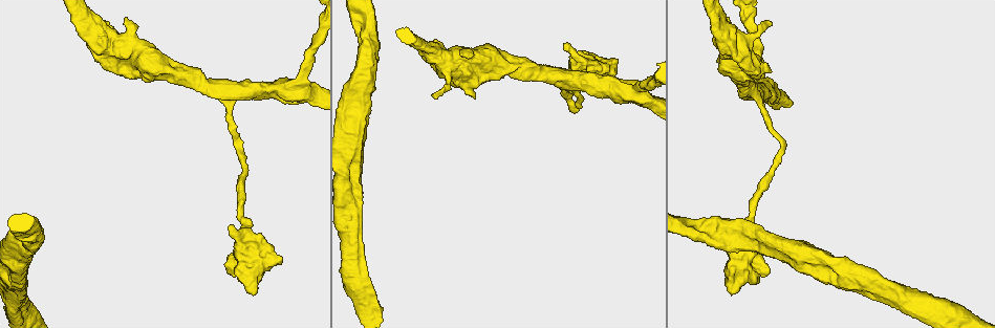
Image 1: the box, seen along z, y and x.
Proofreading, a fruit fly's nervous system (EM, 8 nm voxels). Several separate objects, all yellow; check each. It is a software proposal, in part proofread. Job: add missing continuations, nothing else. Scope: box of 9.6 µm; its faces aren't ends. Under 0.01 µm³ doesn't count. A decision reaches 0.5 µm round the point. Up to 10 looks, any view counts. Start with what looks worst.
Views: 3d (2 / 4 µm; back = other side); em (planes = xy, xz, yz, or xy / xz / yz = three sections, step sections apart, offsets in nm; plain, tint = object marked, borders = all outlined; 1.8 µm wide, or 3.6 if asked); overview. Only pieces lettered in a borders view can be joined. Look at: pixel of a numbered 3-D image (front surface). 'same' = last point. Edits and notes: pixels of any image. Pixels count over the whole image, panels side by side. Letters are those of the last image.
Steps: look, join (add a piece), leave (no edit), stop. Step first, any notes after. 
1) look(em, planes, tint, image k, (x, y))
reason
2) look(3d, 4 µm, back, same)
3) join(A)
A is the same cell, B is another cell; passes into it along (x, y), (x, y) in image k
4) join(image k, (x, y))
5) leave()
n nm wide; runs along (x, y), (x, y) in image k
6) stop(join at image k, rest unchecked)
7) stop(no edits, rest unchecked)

look(em, xy, step 16, tint, image 1, (771, 71))
branch stops here

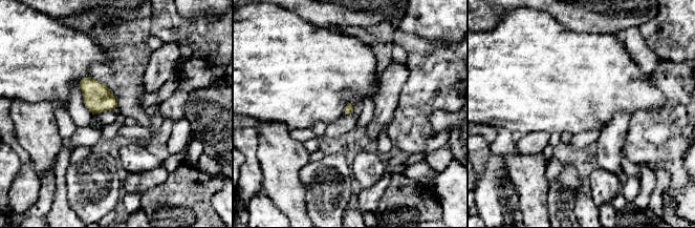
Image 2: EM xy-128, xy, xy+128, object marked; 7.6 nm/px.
look(em, planes, borders, same)
cut it another way

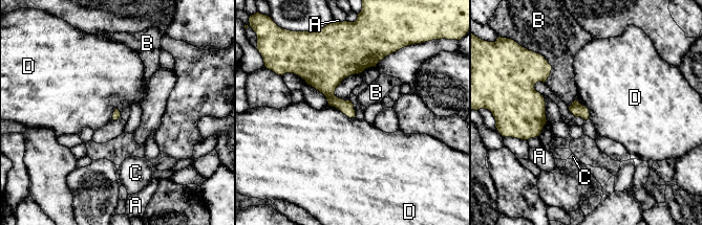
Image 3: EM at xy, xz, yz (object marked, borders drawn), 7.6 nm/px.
leave()
A, B, C and D are other cells; none of them fits

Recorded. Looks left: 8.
look(3d, 2 µm, image 1, (462, 56))
branch stops here

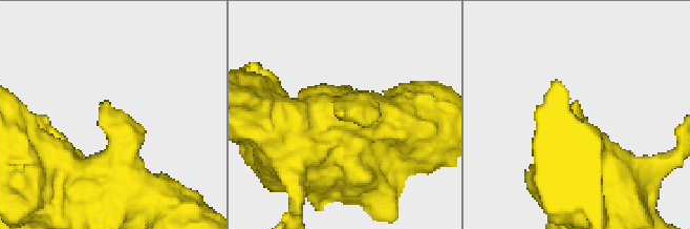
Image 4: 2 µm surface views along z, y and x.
look(em, xy, step 4, tint, image 4, (579, 107))
shape alone is not enough

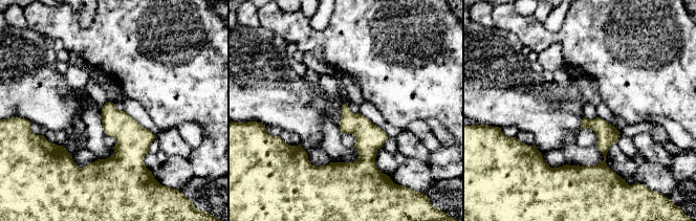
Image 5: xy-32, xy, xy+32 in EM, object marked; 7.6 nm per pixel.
look(em, planes, borders, same)

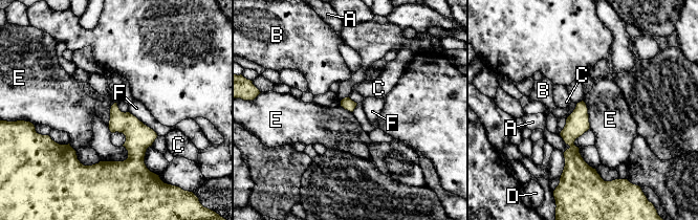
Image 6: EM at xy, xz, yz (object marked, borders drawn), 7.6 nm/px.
leave()
A, B, C, D, E and F are other cells; runs along (582, 104), (571, 131), (580, 172) in image 6; none of them fits

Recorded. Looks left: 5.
look(em, 3.6 µm, planes, tint, image 1, (768, 272))
thick end

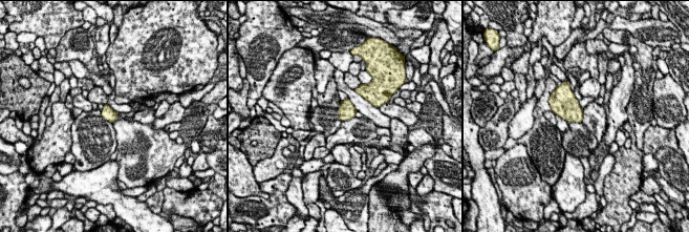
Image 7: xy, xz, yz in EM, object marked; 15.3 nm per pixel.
look(em, 3.6 µm, planes, borders, same)
what lies round it

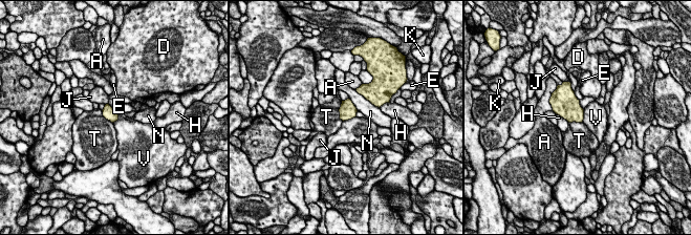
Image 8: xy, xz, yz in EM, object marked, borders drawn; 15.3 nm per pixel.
leave()
N touches over 480 nm; A, D, E, H, J, K, N, T and V are other cells; border along (355, 115), (343, 122) in image 8; no lettered piece goes on from it

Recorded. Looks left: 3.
look(em, xz, step 4, tint, image 1, (565, 46))
branch stops here

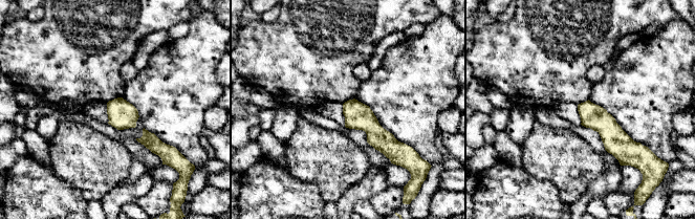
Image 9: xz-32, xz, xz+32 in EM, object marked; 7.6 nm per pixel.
look(em, planes, borders, same)

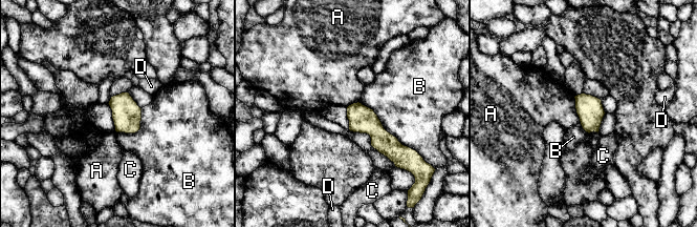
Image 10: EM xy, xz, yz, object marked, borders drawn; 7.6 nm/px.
leave()
200 nm wide; A, B, C and D are other cells; border along (574, 96), (575, 112), (583, 128) in image 10; none of them fits

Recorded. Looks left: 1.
stop(no edits, rest unchecked)

